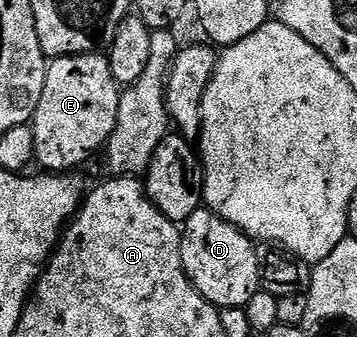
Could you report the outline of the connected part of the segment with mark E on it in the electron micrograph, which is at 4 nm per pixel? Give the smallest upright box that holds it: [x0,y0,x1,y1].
[32,53,120,173]

